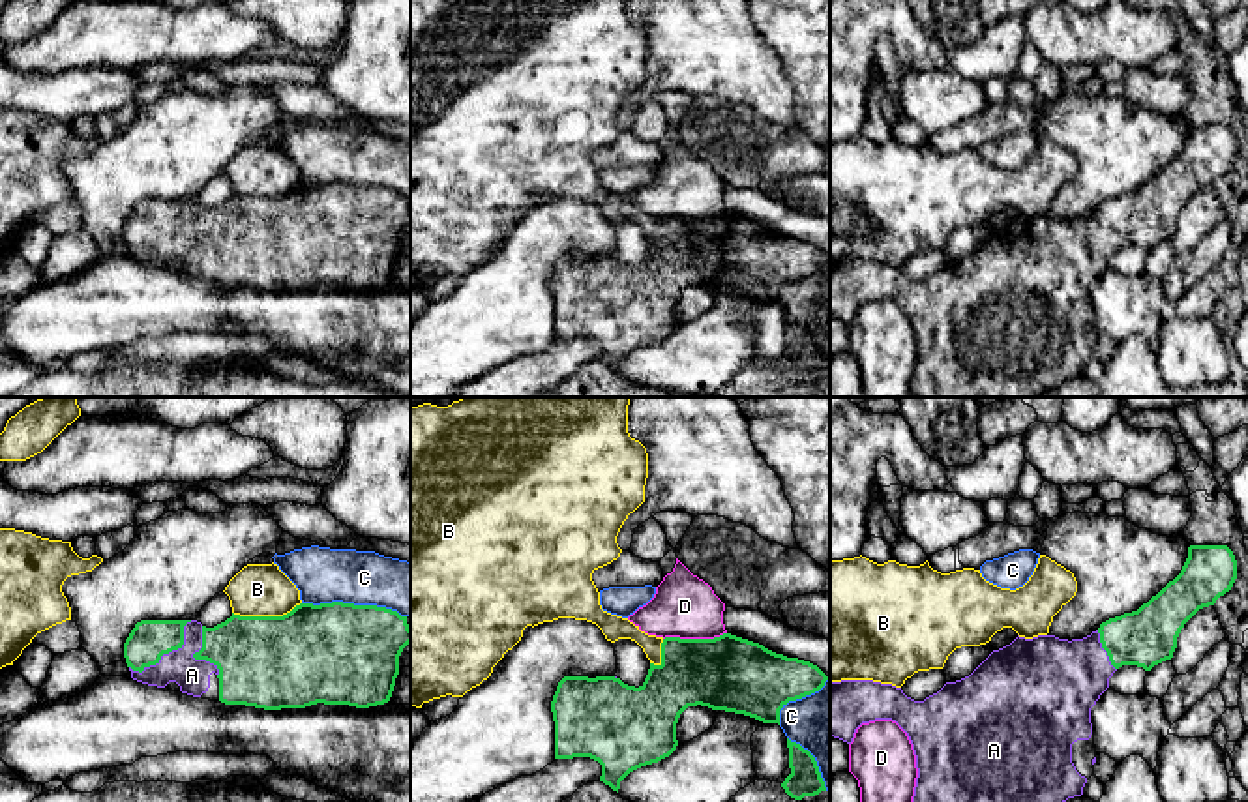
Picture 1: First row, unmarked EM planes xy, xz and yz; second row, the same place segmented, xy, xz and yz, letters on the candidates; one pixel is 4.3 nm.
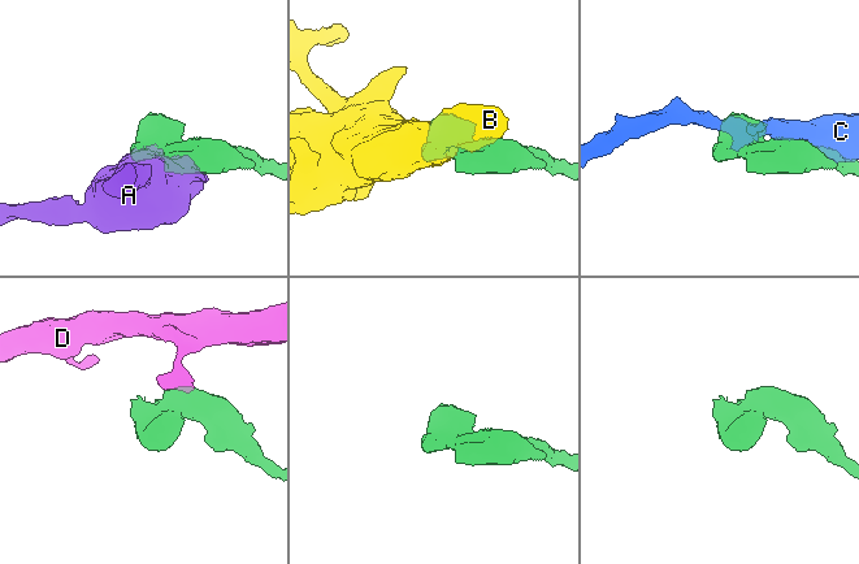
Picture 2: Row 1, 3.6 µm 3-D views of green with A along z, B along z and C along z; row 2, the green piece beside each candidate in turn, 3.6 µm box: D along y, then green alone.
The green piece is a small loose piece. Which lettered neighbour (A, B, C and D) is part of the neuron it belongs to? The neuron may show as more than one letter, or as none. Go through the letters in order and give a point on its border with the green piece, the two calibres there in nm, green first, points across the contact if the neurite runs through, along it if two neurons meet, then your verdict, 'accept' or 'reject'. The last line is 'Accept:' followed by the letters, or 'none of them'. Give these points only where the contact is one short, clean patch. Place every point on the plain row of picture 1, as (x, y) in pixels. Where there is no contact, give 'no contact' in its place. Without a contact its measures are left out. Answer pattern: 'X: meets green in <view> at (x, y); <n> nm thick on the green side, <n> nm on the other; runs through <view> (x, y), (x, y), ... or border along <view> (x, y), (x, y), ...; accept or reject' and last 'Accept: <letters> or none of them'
A: meets green in xy at (167, 233); 170 nm thick on the green side, 150 nm on the other; accept
B: meets green in xy at (267, 197); 420 nm thick on the green side, 220 nm on the other; border along xy (300, 182), (282, 195), (233, 193); reject
C: meets green in xy at (353, 184); 440 nm thick on the green side, 240 nm on the other; reject
D: meets green in xz at (694, 220); 320 nm thick on the green side, 280 nm on the other; border along xz (726, 212), (714, 218), (664, 220); reject
Accept: A

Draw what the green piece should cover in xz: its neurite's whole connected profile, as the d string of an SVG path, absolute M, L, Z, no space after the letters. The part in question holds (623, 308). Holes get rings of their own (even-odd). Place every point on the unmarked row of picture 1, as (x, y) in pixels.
M723 214L714 219L665 217L661 244L650 244L645 262L635 268L615 257L564 257L551 281L555 302L555 339L590 337L602 345L600 362L618 373L620 362L633 350L669 337L676 326L676 304L688 287L708 287L780 305L780 290L789 283L819 272L828 257L813 244L787 238L759 223Z

